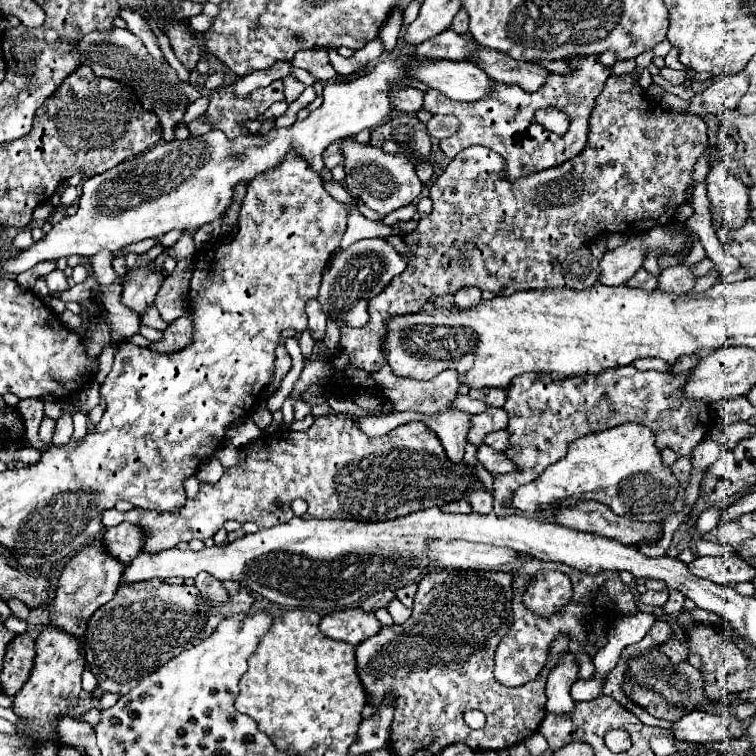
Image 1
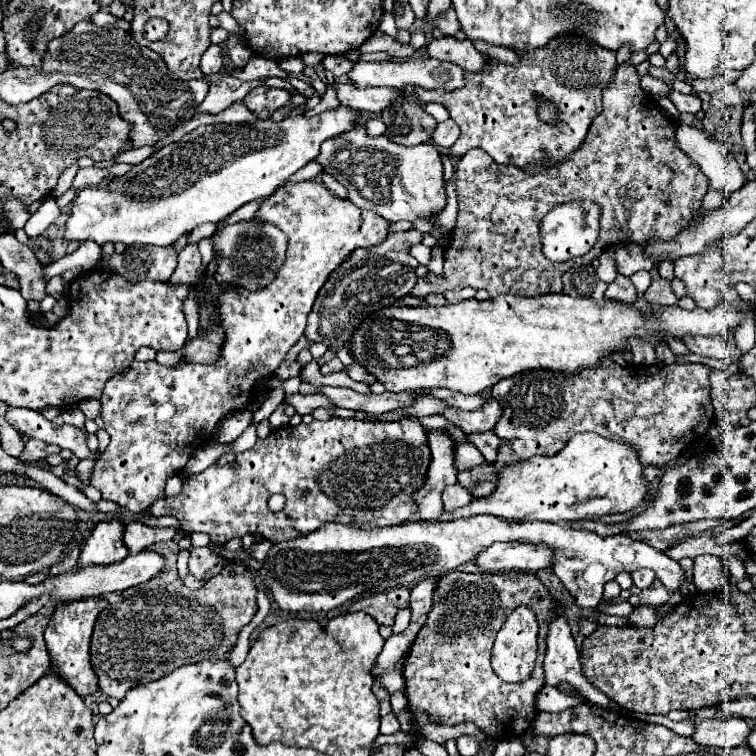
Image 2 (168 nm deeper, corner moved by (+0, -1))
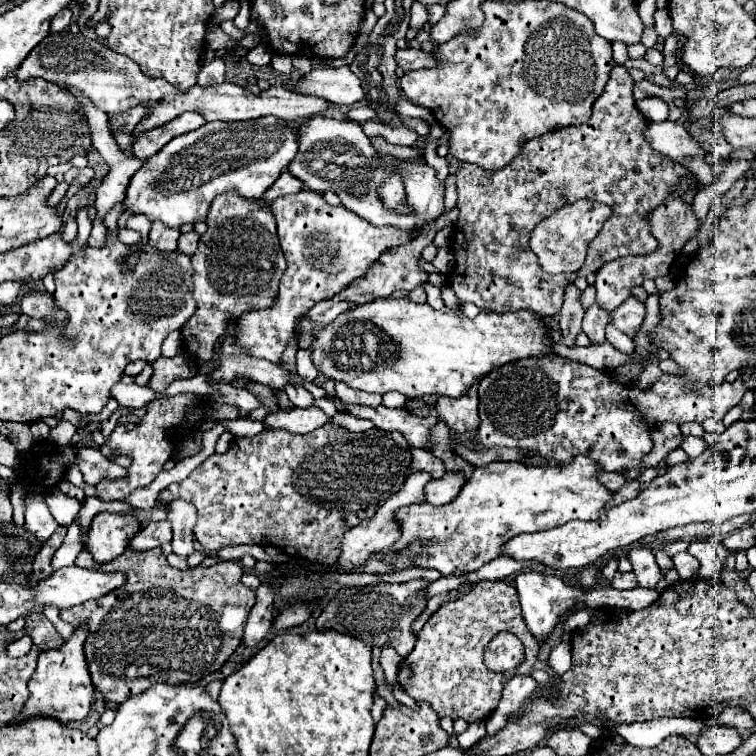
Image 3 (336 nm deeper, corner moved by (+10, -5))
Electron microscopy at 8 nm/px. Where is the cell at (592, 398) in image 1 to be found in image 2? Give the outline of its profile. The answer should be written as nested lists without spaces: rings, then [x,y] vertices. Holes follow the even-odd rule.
[[[606,359],[606,363],[602,363],[602,367],[596,367],[596,369],[584,369],[582,373],[578,375],[558,375],[554,371],[546,371],[546,369],[534,369],[534,371],[524,371],[522,375],[514,375],[514,377],[508,377],[508,379],[502,379],[498,381],[494,387],[492,387],[492,397],[498,399],[500,407],[504,409],[500,421],[496,423],[494,427],[494,433],[502,439],[502,449],[498,453],[498,461],[496,461],[496,471],[502,469],[502,465],[510,465],[510,463],[516,463],[520,459],[528,459],[528,457],[534,457],[534,455],[556,455],[558,451],[564,449],[564,445],[570,441],[572,435],[576,433],[584,433],[584,431],[594,431],[602,437],[614,437],[618,441],[628,441],[630,447],[634,447],[638,451],[638,459],[644,467],[648,465],[654,465],[654,467],[668,467],[666,463],[674,461],[690,443],[695,443],[703,435],[706,434],[707,429],[711,426],[714,419],[714,403],[712,403],[712,385],[708,381],[708,375],[706,375],[706,367],[700,365],[700,363],[676,363],[676,365],[618,365],[610,359]]]

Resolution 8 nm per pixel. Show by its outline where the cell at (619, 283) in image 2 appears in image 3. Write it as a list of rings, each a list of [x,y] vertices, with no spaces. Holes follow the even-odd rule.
[[[594,303],[592,307],[586,309],[582,331],[592,339],[592,343],[596,343],[596,345],[604,343],[604,329],[610,323],[610,315],[612,315],[612,311],[602,309],[598,303]]]

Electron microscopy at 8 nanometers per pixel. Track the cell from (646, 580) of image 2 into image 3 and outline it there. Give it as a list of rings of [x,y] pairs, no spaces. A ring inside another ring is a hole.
[[[630,571],[630,573],[616,573],[614,579],[612,579],[612,587],[614,589],[634,589],[638,587],[638,581],[636,581],[636,575]]]

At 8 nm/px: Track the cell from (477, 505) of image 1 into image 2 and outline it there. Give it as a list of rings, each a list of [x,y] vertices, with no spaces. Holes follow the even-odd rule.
[[[482,463],[482,467],[460,471],[458,473],[458,483],[462,487],[466,487],[472,493],[472,497],[486,497],[496,487],[496,471],[494,471],[494,465],[490,465],[490,463],[484,465]]]

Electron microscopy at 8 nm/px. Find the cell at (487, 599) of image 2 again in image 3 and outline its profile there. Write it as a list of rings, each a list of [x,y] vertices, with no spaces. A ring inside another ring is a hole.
[[[478,581],[470,587],[468,593],[456,597],[454,601],[446,601],[440,609],[430,617],[424,629],[418,633],[416,647],[408,657],[402,659],[398,671],[398,683],[404,693],[414,697],[416,701],[428,703],[438,717],[464,719],[466,723],[486,721],[498,707],[502,699],[504,685],[512,679],[512,675],[530,675],[532,667],[538,659],[538,641],[532,639],[518,601],[518,591],[514,585],[504,581]],[[500,631],[512,631],[524,643],[526,661],[506,675],[490,673],[482,663],[484,647],[490,639]]]

